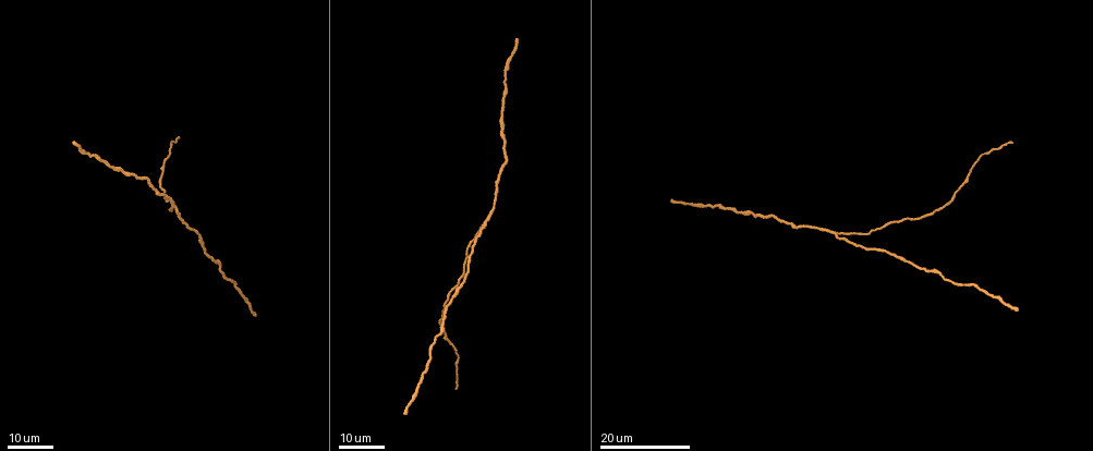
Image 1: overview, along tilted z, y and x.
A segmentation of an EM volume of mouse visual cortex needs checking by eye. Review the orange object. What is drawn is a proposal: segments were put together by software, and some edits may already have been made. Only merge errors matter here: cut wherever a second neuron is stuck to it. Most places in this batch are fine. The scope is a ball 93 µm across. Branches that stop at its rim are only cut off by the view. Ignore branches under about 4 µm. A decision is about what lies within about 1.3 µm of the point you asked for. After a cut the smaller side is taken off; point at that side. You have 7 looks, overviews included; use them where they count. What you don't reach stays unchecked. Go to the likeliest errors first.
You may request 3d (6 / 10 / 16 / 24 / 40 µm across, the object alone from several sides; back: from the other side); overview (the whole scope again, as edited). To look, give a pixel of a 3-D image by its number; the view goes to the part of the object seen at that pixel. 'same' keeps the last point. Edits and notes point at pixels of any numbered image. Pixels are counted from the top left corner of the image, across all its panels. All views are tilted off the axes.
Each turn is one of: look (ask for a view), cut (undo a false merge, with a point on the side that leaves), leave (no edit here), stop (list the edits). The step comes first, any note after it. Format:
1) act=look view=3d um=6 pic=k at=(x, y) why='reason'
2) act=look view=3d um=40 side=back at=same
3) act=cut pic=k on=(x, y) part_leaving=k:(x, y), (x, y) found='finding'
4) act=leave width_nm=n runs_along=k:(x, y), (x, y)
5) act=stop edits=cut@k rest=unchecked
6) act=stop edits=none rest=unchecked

act=look view=3d um=24 pic=1 at=(484, 223) why='two arms in line, one across'

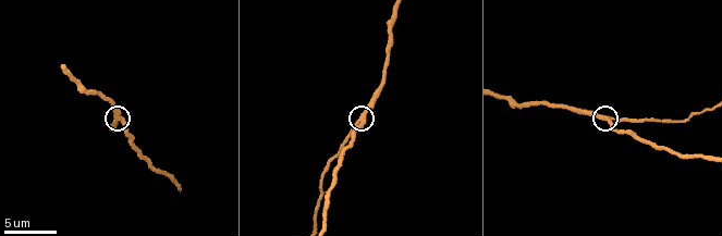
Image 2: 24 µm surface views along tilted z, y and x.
act=look view=3d um=6 pic=2 at=(359, 121)

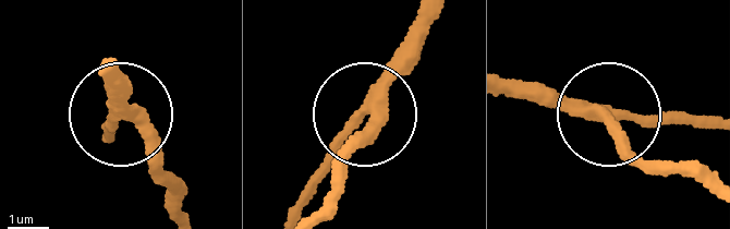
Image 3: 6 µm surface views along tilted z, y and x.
act=leave runs_along=3:(350, 146), (382, 71), (424, 33) found='one neuron here'

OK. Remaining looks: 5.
act=look view=3d um=24 pic=1 at=(452, 343) why='sudden change in width'

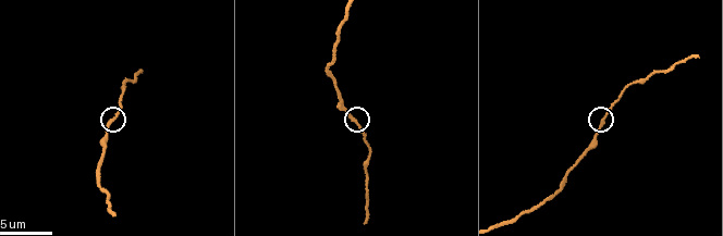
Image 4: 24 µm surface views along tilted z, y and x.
act=look view=3d um=6 pic=4 at=(351, 114)

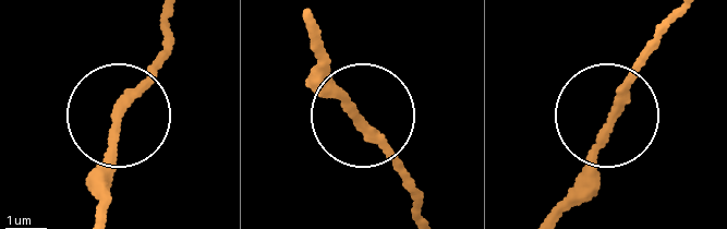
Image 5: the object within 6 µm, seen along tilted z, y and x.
act=leave width_nm=220 runs_along=5:(100, 217), (114, 122), (167, 49) found='one neuron here'

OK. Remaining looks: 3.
act=look view=3d um=16 pic=1 at=(454, 297) why='thick turns thin'

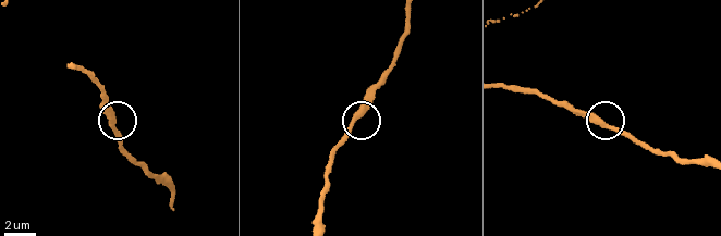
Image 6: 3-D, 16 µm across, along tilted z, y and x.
act=look view=3d um=10 pic=6 at=(114, 121)

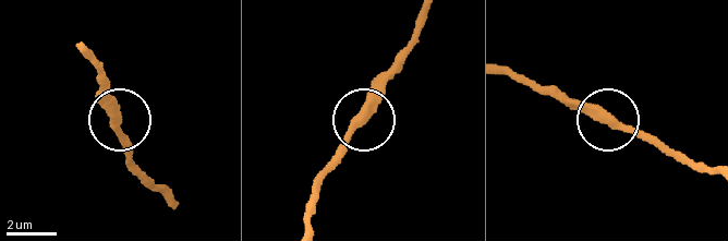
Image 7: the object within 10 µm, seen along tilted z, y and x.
act=leave width_nm=350 runs_along=7:(504, 68), (634, 130), (674, 160) found='one neuron here'

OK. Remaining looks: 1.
act=look view=3d um=6 pic=2 at=(93, 89) why='sudden change in width'

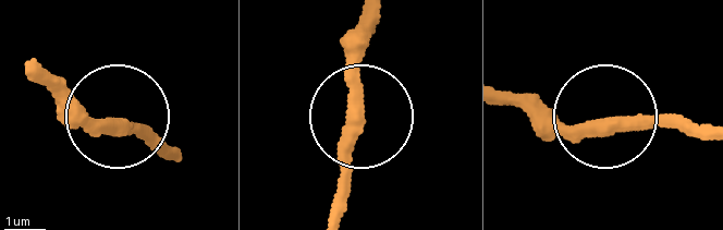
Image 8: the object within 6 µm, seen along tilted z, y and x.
act=leave runs_along=8:(327, 217), (370, 13) found='continuous, no second neuron'

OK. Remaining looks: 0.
act=stop edits=none rest=unchecked

